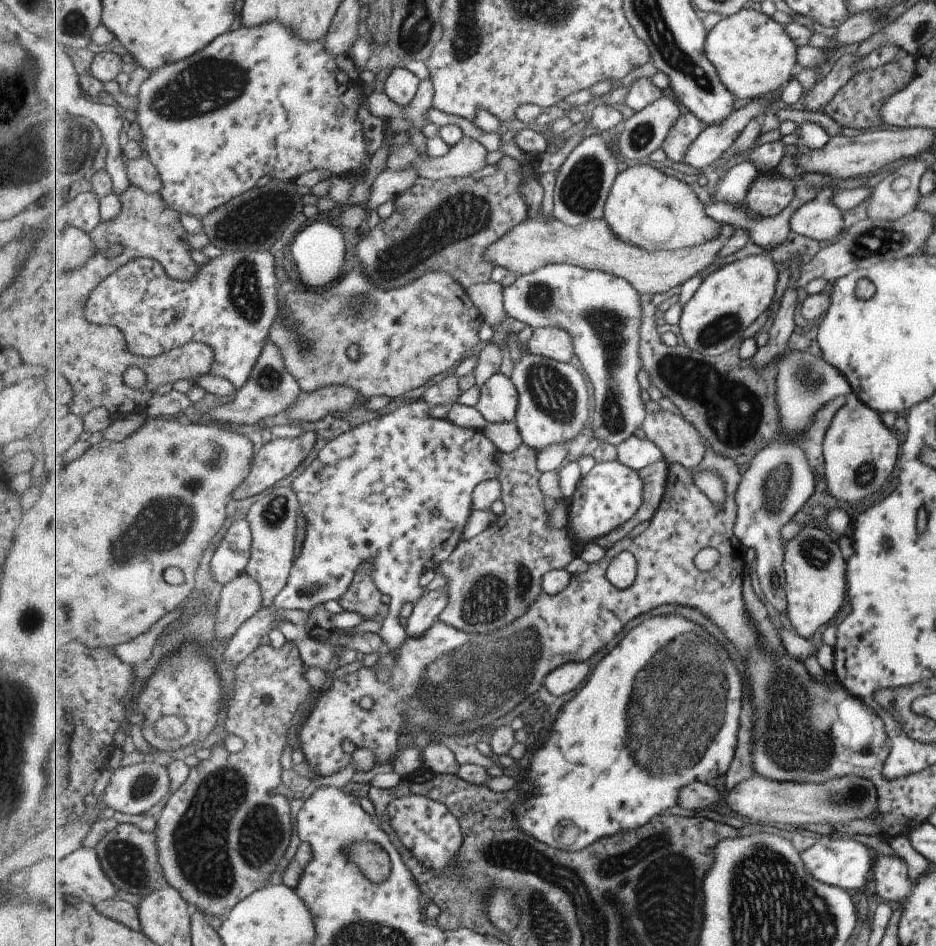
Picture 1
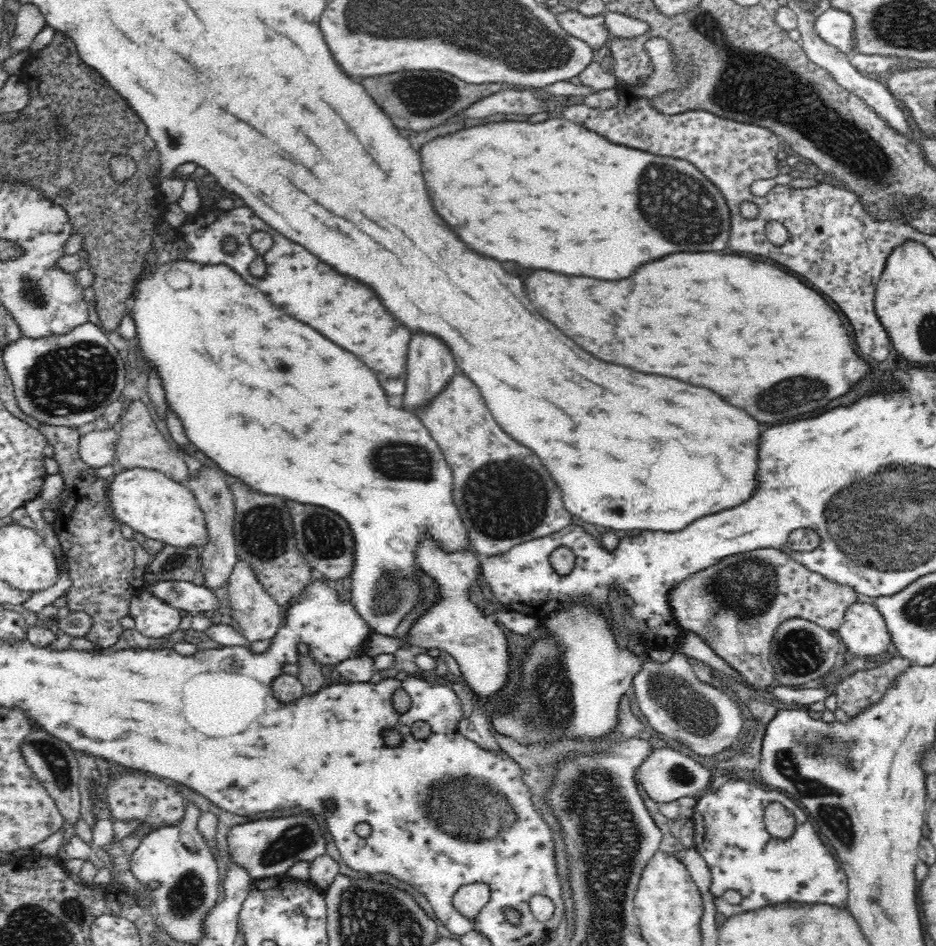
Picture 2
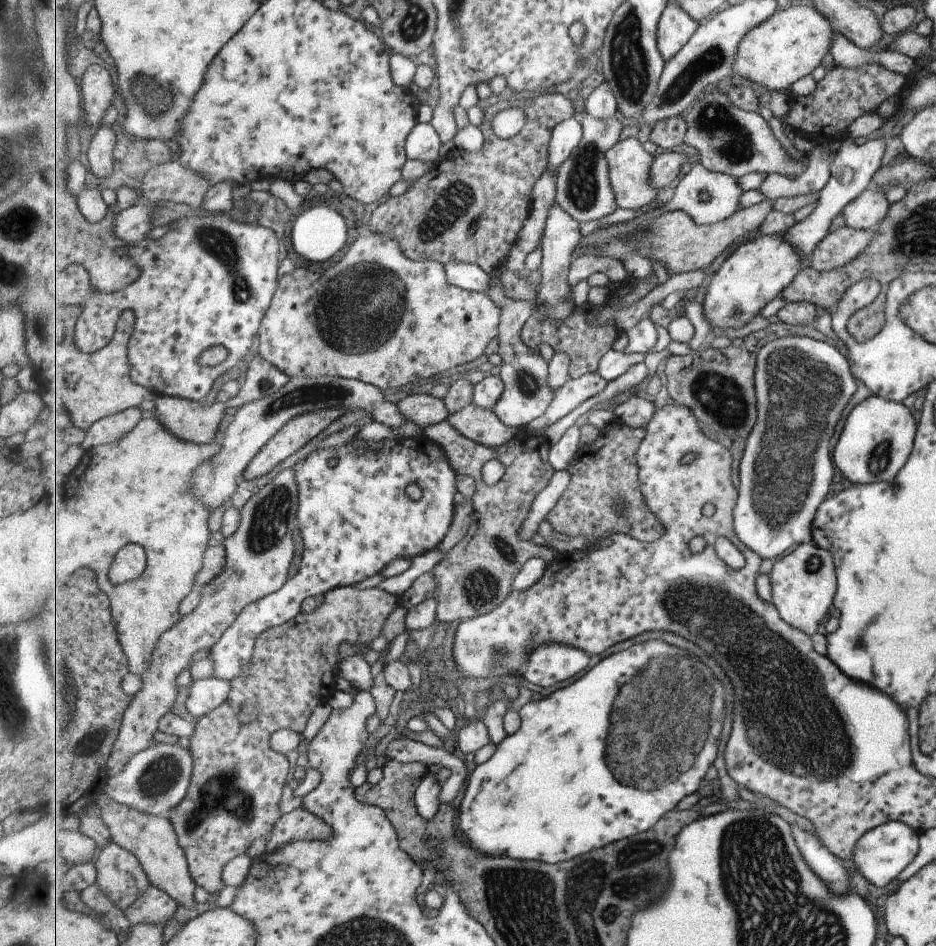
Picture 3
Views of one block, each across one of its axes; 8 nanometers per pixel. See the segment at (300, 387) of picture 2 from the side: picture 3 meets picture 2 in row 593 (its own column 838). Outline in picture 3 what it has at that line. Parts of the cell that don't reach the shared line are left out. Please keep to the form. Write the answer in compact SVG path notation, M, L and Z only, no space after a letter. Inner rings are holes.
M786 336L780 337L767 343L759 353L757 357L757 372L756 372L756 394L759 402L759 420L757 420L757 430L753 430L753 438L749 438L749 444L747 450L744 452L745 458L742 458L741 466L739 470L736 469L737 485L740 491L740 500L737 501L736 508L736 532L740 535L741 540L751 549L753 552L761 555L761 558L779 558L783 556L791 546L795 544L812 542L813 540L813 521L815 520L817 509L819 508L827 490L829 490L829 482L833 478L833 464L831 464L831 458L829 458L829 439L834 433L834 428L839 422L839 416L841 411L845 408L845 404L849 402L849 398L853 396L856 389L855 380L849 372L849 365L847 360L829 344L819 340L813 340L807 336Z

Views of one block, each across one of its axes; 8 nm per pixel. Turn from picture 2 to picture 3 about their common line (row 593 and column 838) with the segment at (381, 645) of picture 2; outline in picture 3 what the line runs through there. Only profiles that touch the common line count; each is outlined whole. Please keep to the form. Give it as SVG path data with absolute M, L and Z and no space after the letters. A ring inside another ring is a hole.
M870 394L845 418L833 447L833 462L837 470L855 484L891 482L911 452L915 424L911 412L902 403Z

